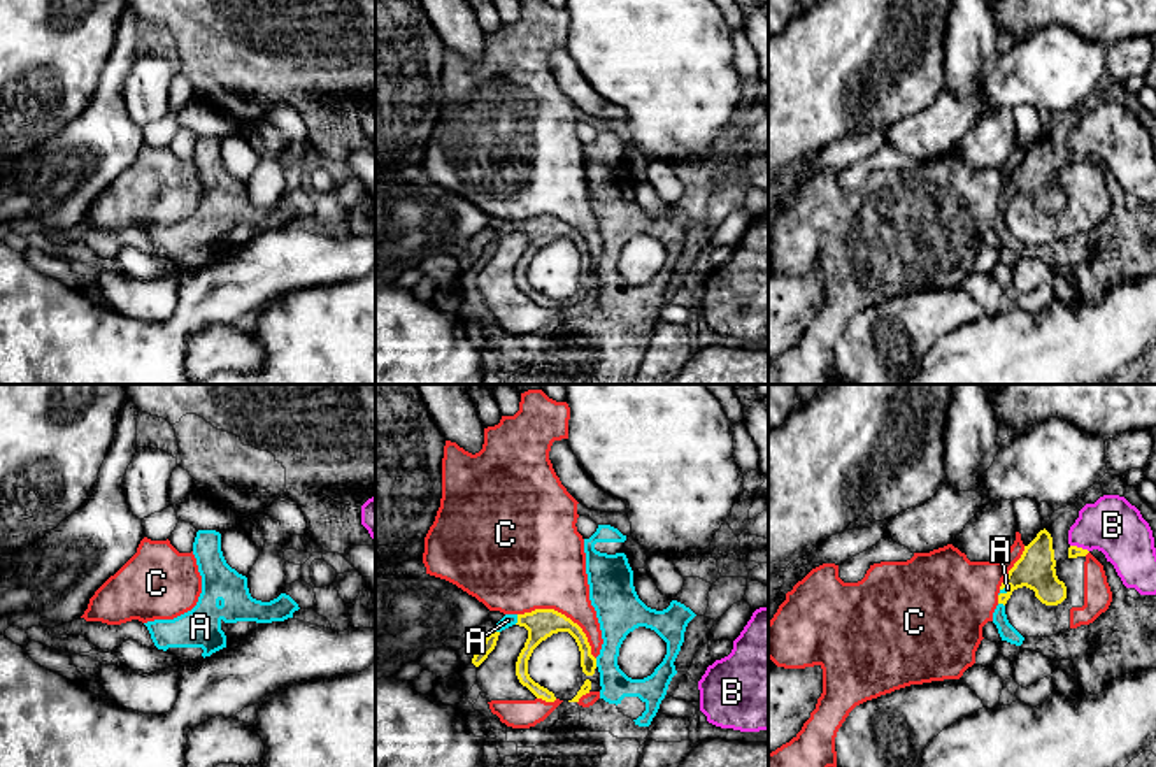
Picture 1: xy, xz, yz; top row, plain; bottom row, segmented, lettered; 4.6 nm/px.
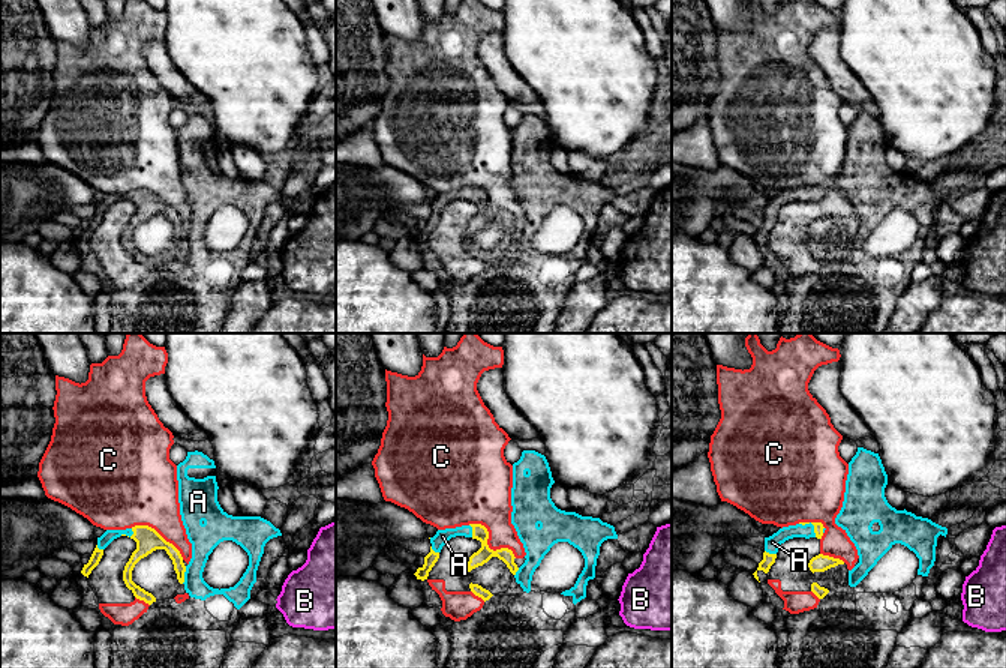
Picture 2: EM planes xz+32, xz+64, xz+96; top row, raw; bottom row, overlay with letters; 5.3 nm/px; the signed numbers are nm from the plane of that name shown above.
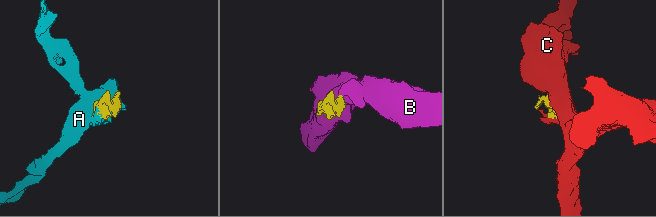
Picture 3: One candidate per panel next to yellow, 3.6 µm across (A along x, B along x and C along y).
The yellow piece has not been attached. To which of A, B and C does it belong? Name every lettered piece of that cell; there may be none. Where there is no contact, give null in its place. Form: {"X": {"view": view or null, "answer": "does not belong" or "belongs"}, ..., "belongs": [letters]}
{"A": {"view": "xz", "answer": "belongs"}, "B": {"view": "yz", "answer": "does not belong"}, "C": {"view": "xz", "answer": "does not belong"}, "belongs": ["A"]}

